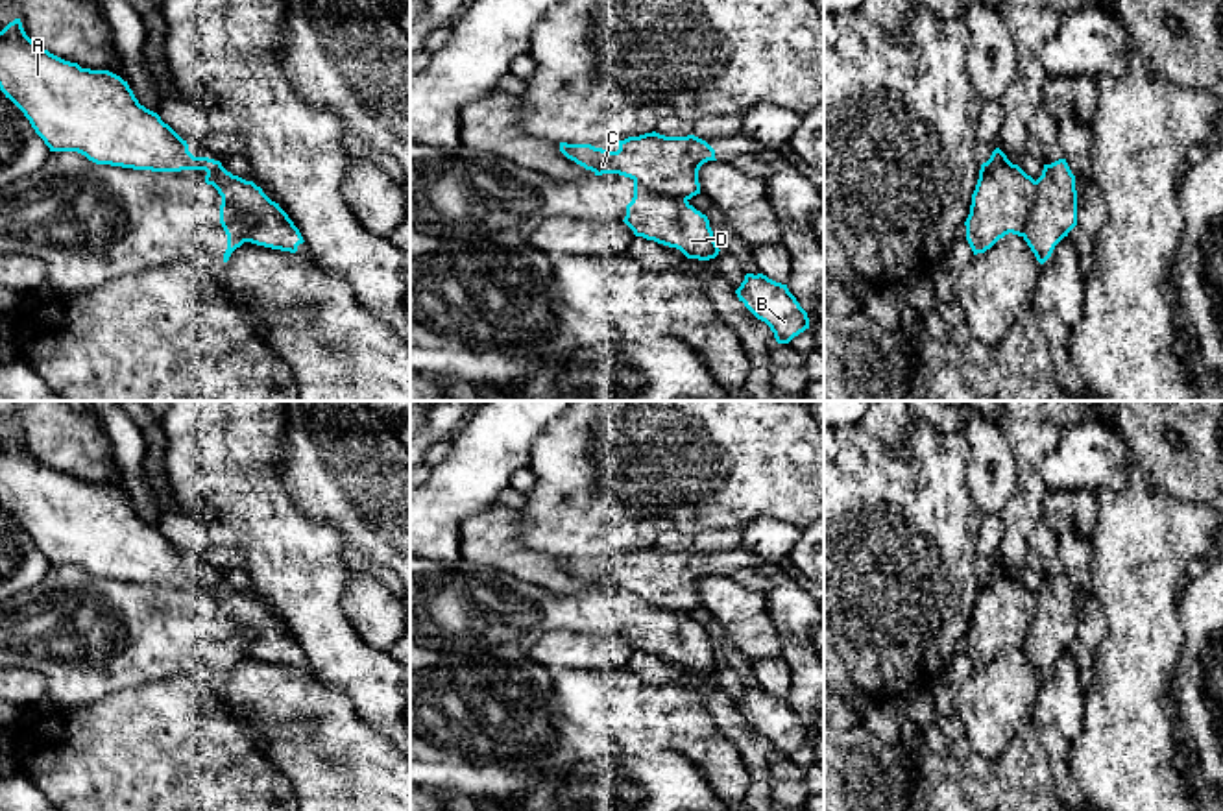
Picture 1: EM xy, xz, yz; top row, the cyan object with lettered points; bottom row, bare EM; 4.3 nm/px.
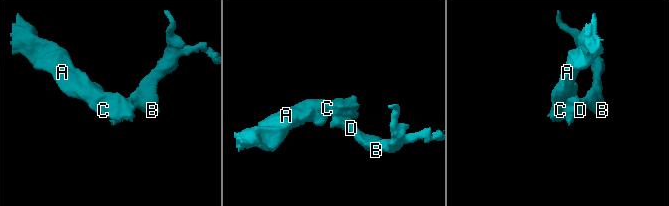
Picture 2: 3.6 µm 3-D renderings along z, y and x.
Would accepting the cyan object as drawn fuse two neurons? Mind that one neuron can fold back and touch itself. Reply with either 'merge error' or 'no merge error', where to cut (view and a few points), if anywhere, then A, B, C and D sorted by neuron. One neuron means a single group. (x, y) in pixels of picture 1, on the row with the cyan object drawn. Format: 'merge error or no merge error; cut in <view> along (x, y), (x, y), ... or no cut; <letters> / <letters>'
merge error; cut in yz along (1037, 181), (1037, 198), (1020, 235); A C / B D

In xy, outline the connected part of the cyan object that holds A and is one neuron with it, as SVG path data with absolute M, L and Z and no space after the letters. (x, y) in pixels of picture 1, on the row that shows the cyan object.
M15 18L0 31L0 91L30 120L50 151L78 151L96 164L133 170L181 172L205 170L214 176L224 201L251 218L249 242L296 253L303 236L288 214L272 201L260 187L227 172L220 161L194 157L183 140L161 116L139 103L127 81L109 70L81 68L44 48L39 48Z

